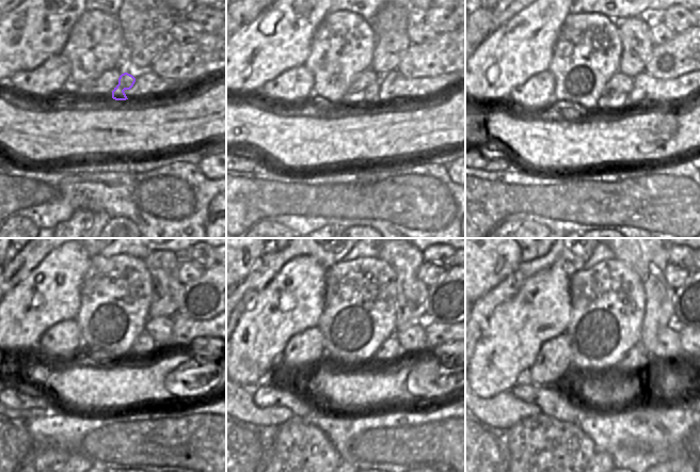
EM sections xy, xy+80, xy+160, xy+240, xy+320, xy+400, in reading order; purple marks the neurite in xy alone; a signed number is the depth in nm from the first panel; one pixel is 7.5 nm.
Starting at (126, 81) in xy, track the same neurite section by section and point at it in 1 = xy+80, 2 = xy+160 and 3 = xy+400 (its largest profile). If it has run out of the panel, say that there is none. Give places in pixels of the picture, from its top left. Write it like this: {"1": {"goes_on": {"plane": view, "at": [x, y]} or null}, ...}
{"1": {"goes_on": {"plane": "xy+80", "at": [371, 98]}}, "2": {"goes_on": {"plane": "xy+160", "at": [611, 101]}}, "3": {"goes_on": {"plane": "xy+400", "at": [632, 364]}}}

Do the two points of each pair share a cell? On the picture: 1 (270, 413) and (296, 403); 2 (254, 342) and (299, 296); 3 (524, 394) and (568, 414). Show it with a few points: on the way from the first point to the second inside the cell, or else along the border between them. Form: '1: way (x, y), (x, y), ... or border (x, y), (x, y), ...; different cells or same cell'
1: border (259, 407), (285, 406), (295, 414); different cells
2: way (265, 330), (287, 308); same cell
3: way (535, 394), (552, 398), (557, 404); same cell

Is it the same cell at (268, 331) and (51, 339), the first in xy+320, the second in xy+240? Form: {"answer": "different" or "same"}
{"answer": "different"}

